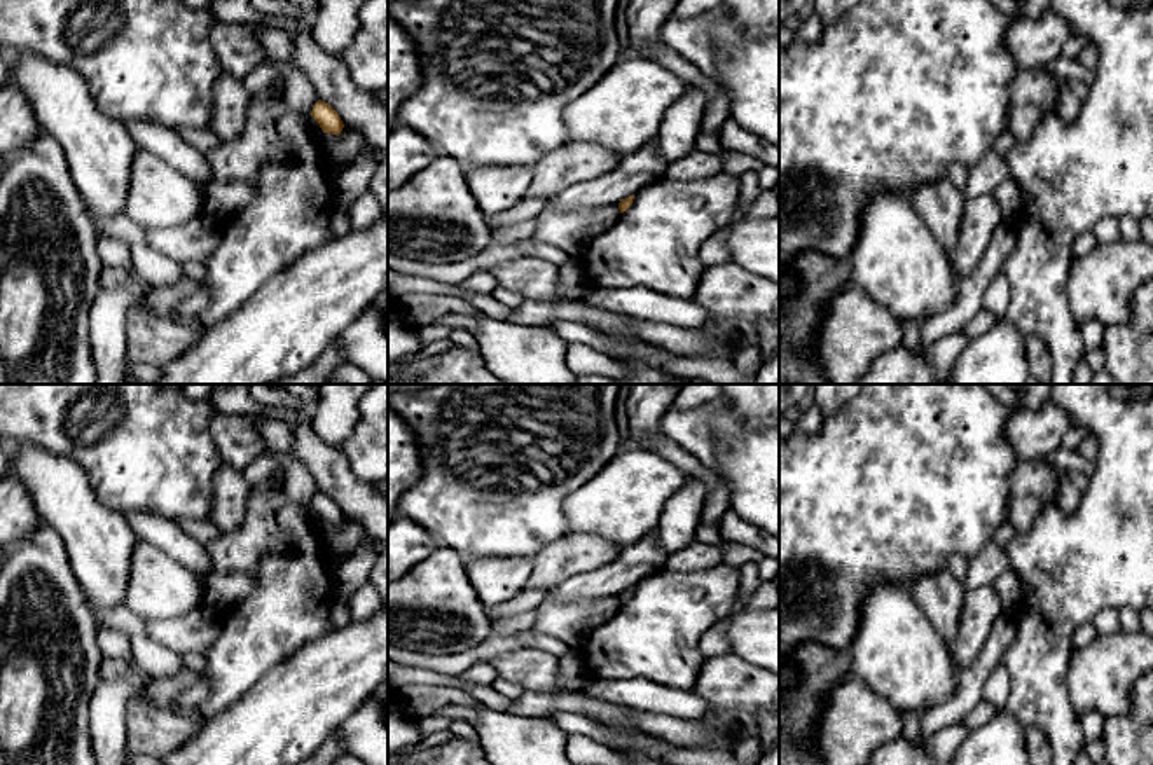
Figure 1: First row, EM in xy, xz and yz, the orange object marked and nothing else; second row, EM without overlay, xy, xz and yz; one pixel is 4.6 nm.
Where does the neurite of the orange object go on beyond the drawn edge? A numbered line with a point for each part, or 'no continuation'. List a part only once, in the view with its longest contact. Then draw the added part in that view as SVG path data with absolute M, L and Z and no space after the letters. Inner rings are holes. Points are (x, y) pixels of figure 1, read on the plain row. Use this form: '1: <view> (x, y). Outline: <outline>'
no continuation

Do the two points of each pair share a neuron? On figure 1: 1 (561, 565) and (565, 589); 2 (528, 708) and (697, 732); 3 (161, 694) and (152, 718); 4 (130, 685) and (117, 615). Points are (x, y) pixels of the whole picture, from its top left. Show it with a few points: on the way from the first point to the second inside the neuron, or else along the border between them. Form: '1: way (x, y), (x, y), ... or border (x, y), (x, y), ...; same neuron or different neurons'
1: border (601, 565), (572, 575), (549, 594); different neurons
2: way (570, 702), (655, 723); same neuron
3: border (151, 678), (149, 699), (158, 706), (170, 708); different neurons
4: border (133, 659), (145, 675); different neurons

